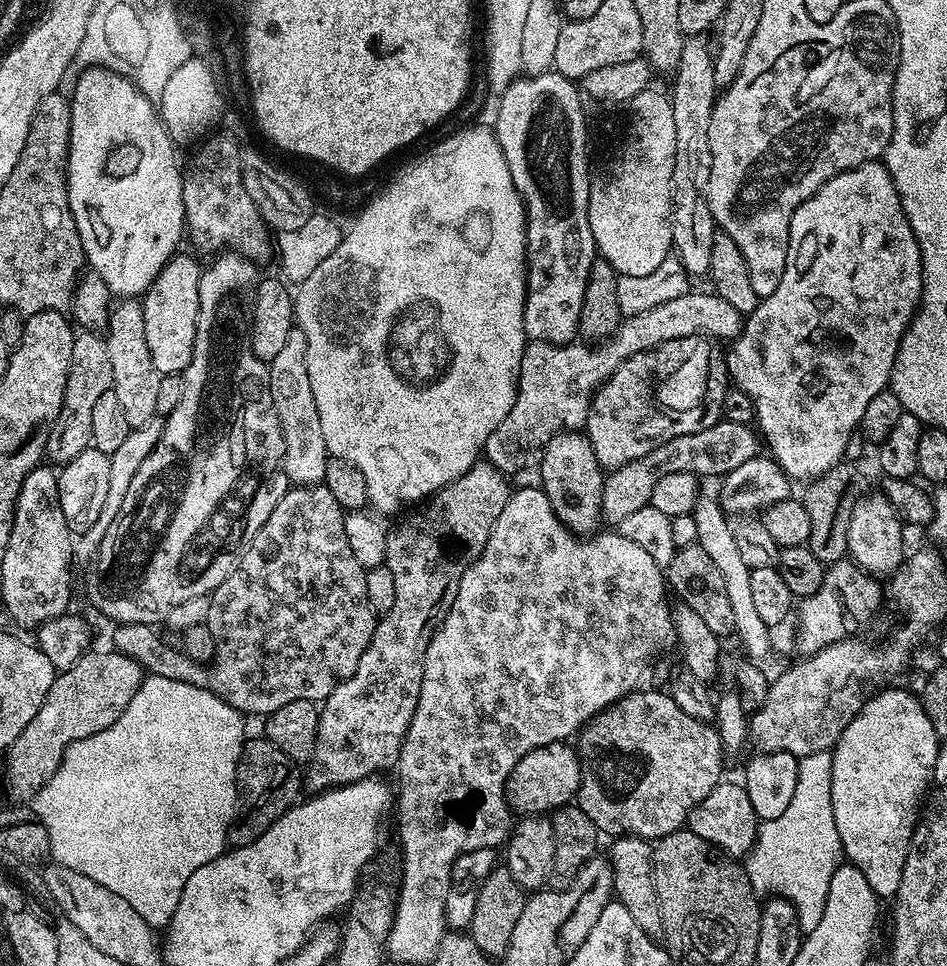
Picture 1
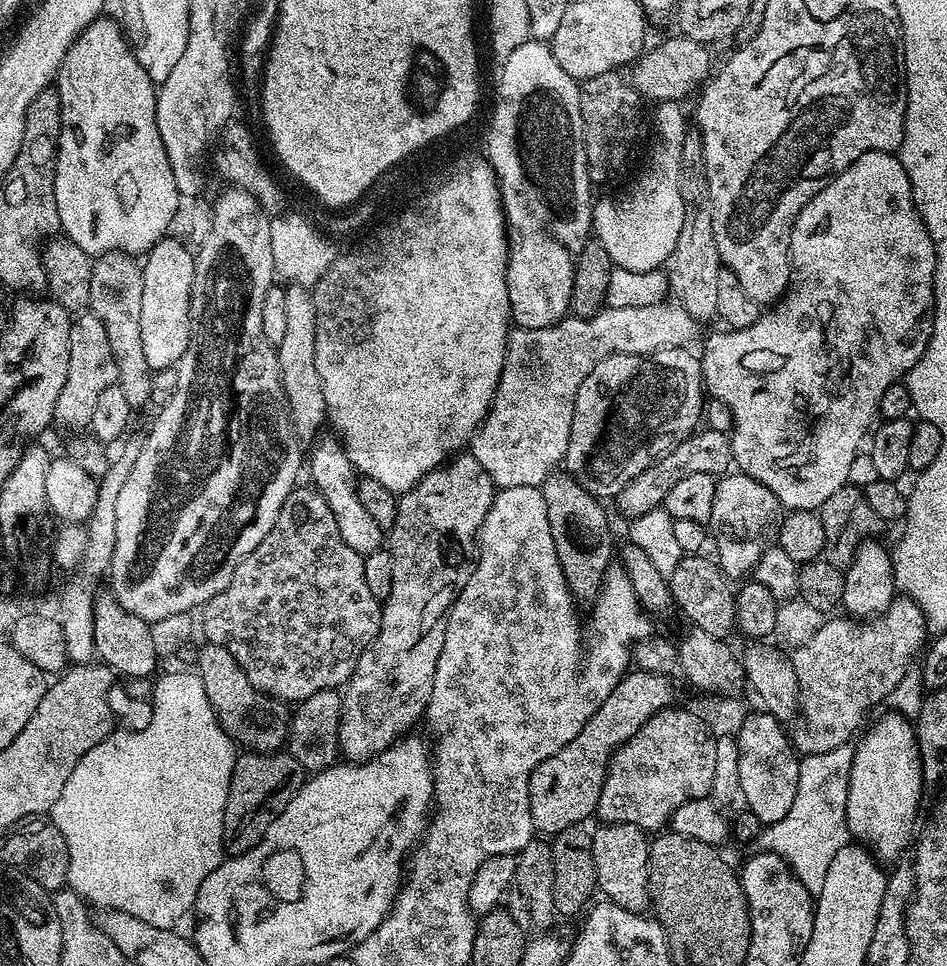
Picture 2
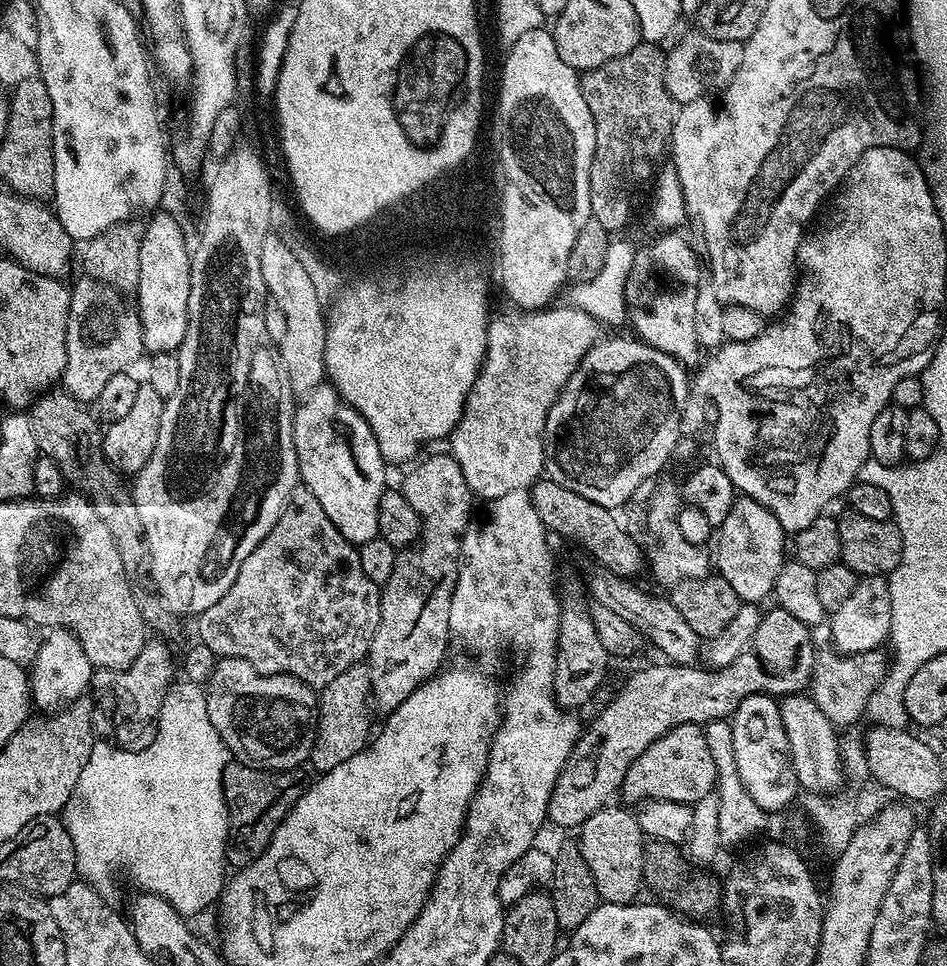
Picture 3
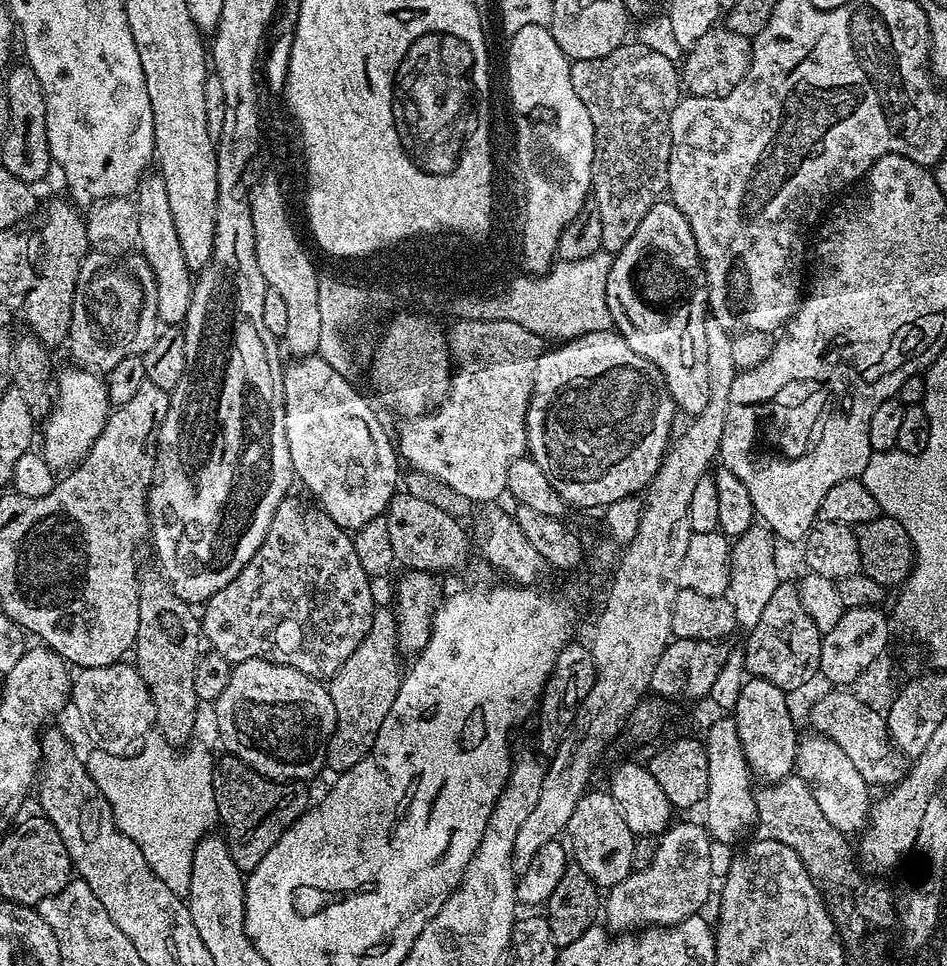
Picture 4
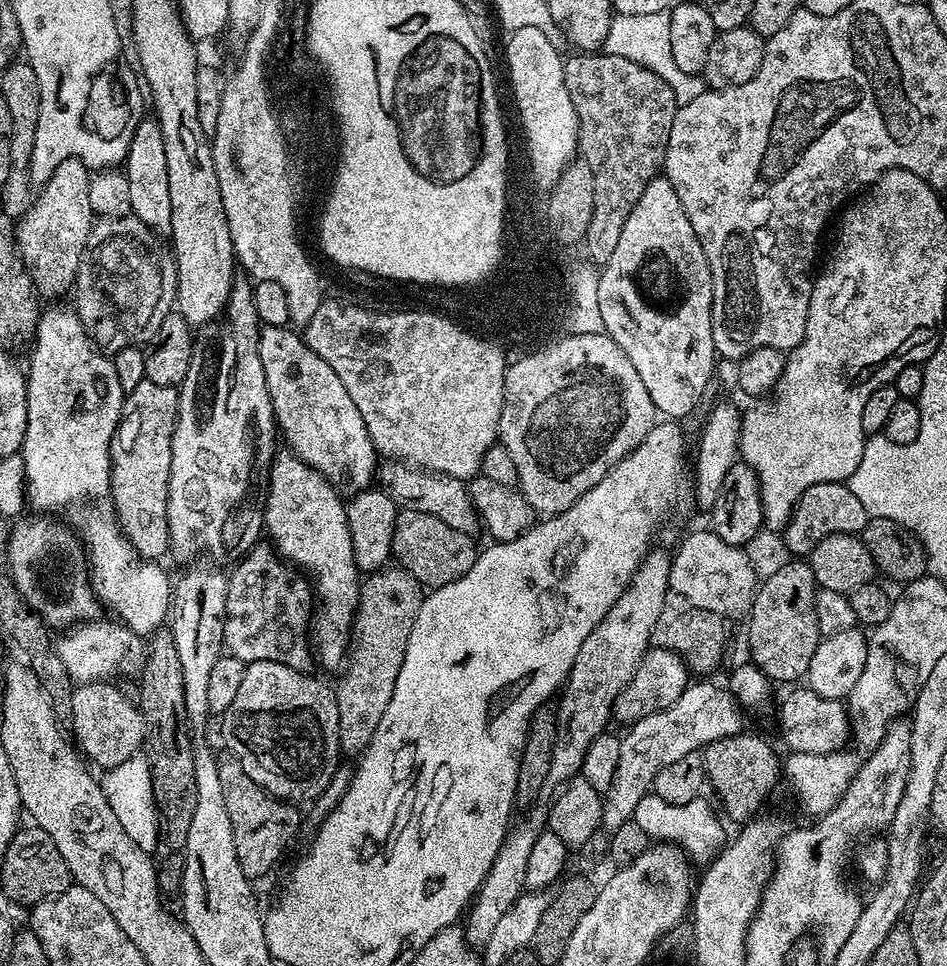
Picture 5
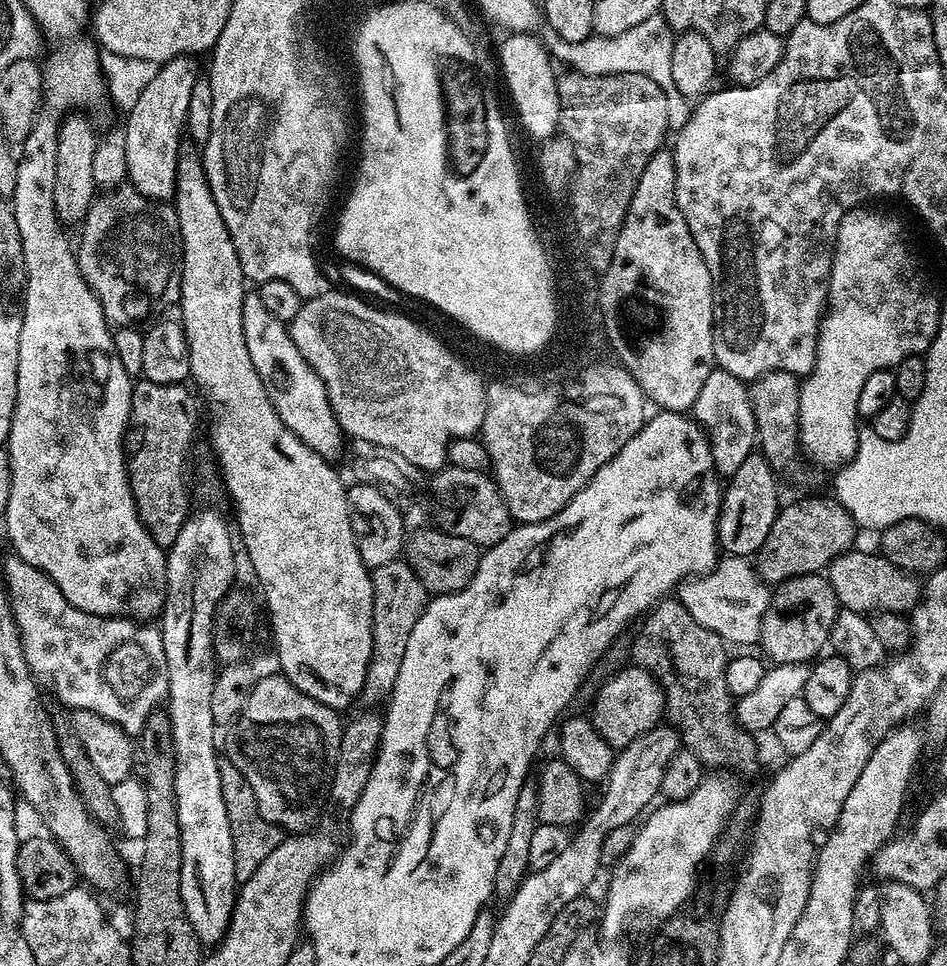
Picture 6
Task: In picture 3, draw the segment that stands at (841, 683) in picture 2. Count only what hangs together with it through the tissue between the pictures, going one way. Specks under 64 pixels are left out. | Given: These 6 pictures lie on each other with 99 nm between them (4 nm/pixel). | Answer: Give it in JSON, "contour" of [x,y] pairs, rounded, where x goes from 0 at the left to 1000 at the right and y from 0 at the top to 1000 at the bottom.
{"contour":[[[930,672],[910,677],[889,678],[881,673],[865,676],[857,694],[855,720],[883,754],[900,751],[913,740],[917,725],[937,700],[937,678]]]}

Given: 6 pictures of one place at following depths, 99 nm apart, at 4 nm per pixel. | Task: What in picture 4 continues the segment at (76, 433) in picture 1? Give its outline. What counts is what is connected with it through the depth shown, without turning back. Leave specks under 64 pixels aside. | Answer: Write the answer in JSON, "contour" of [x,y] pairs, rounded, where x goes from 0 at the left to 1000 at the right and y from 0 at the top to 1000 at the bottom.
{"contour":[[[110,277],[98,286],[90,285],[80,293],[70,360],[76,363],[80,372],[77,374],[83,380],[102,387],[113,387],[117,381],[125,379],[125,375],[129,375],[129,371],[151,369],[154,362],[158,362],[158,358],[163,358],[170,340],[164,288],[159,284],[153,285],[151,294],[135,277]]]}

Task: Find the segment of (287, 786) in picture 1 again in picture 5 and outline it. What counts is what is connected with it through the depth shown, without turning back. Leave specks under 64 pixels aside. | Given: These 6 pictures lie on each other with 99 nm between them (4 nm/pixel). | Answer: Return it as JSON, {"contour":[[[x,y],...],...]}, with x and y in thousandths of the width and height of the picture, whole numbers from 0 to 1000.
{"contour":[[[244,781],[233,782],[230,787],[230,805],[234,808],[234,822],[239,826],[239,844],[243,847],[243,859],[247,859],[247,876],[251,880],[251,896],[256,896],[256,905],[270,913],[273,907],[279,907],[296,890],[300,877],[313,865],[317,857],[318,837],[312,832],[305,832],[303,828],[294,828],[285,823],[260,797],[256,797],[256,789]]]}

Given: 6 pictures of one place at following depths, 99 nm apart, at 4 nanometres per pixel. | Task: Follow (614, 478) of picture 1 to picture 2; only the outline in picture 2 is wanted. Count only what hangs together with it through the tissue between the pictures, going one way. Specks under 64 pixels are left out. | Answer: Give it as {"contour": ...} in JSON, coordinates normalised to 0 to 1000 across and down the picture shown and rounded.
{"contour":[[[744,442],[742,445],[732,447],[716,462],[712,462],[712,466],[704,468],[699,475],[682,482],[682,487],[678,487],[678,491],[674,491],[674,495],[663,499],[656,507],[653,521],[655,521],[656,528],[663,533],[663,536],[677,534],[686,528],[698,525],[703,511],[707,511],[709,505],[719,495],[724,495],[728,491],[750,491],[759,494],[770,488],[773,479],[773,457],[770,448],[755,447]]]}

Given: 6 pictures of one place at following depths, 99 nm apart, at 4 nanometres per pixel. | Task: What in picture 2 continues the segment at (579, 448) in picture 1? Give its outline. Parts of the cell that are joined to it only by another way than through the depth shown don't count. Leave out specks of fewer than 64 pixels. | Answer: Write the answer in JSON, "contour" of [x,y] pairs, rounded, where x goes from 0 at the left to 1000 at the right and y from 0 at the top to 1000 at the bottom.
{"contour":[[[585,487],[579,492],[574,496],[572,508],[577,520],[577,536],[581,536],[581,553],[585,553],[585,569],[589,573],[600,610],[609,622],[624,623],[634,613],[638,595],[648,580],[648,563],[646,567],[646,547],[642,543],[642,530],[634,523],[637,521],[623,512],[599,487]]]}

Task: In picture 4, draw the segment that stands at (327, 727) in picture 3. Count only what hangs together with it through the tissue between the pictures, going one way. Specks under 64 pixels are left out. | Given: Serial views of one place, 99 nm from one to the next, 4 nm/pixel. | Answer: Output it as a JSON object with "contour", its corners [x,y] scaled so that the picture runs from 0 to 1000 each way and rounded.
{"contour":[[[398,628],[391,644],[391,656],[382,660],[378,673],[374,673],[374,677],[361,685],[361,689],[344,708],[355,740],[355,755],[346,769],[344,788],[345,794],[352,795],[352,800],[358,801],[378,793],[378,789],[391,781],[395,764],[399,764],[399,756],[403,756],[403,746],[408,744],[408,739],[412,739],[416,723],[420,723],[424,703],[422,682],[424,676],[418,667],[417,633],[413,628]]]}

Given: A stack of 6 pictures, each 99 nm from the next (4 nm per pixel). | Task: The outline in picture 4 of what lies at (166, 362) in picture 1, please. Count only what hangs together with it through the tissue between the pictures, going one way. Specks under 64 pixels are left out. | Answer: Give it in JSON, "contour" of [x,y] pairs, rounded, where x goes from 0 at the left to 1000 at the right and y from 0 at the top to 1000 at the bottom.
{"contour":[[[168,180],[153,181],[141,199],[144,216],[146,217],[147,260],[152,260],[156,268],[158,284],[165,290],[167,300],[167,325],[170,336],[193,336],[203,312],[205,293],[204,278],[196,271],[196,263],[192,263],[192,254],[188,252],[188,238],[184,238],[184,226],[180,222],[180,205],[175,202],[175,188],[171,188]]]}

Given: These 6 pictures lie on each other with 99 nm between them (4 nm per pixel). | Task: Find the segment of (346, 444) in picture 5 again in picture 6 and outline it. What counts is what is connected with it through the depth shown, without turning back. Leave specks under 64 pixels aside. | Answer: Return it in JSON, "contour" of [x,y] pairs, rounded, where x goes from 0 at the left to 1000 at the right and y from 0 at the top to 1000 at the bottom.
{"contour":[[[266,300],[259,305],[256,313],[256,342],[260,362],[264,362],[264,375],[268,375],[268,383],[298,437],[302,437],[304,444],[315,449],[315,453],[319,453],[327,466],[344,477],[355,478],[359,472],[359,459],[365,454],[365,448],[359,442],[355,425],[348,420],[344,400],[323,371],[319,371],[315,358],[310,358],[305,336],[285,325],[285,320],[277,314],[273,301]]]}

